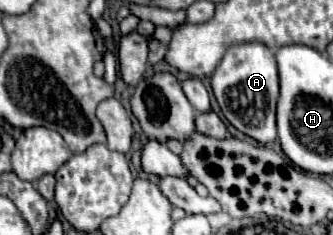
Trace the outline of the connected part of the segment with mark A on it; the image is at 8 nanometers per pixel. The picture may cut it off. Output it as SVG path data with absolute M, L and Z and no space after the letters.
M255 41L255 43L231 45L211 77L211 87L225 119L237 131L249 135L261 145L277 139L275 105L279 97L279 73L275 55L265 43Z

